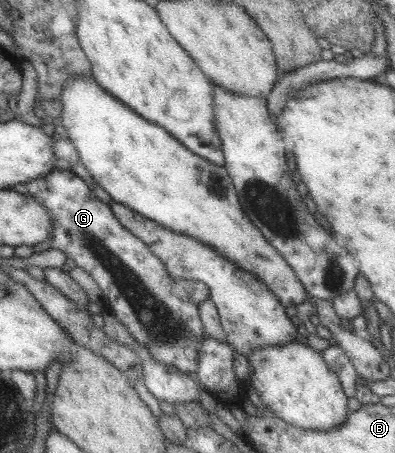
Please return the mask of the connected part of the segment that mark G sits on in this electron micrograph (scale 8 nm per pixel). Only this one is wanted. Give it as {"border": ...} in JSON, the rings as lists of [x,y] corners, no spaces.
{"border":[[[49,171],[44,178],[38,178],[20,187],[22,193],[36,199],[49,213],[53,230],[49,242],[52,247],[62,251],[64,257],[74,261],[92,277],[101,291],[101,301],[112,311],[126,331],[134,338],[135,343],[144,347],[149,356],[164,365],[173,365],[180,373],[194,376],[198,367],[198,352],[205,335],[202,333],[202,323],[198,315],[198,303],[209,298],[209,289],[202,282],[196,280],[173,280],[165,269],[165,265],[157,259],[148,247],[116,221],[110,206],[98,200],[92,190],[88,189],[84,181],[72,171]]]}

